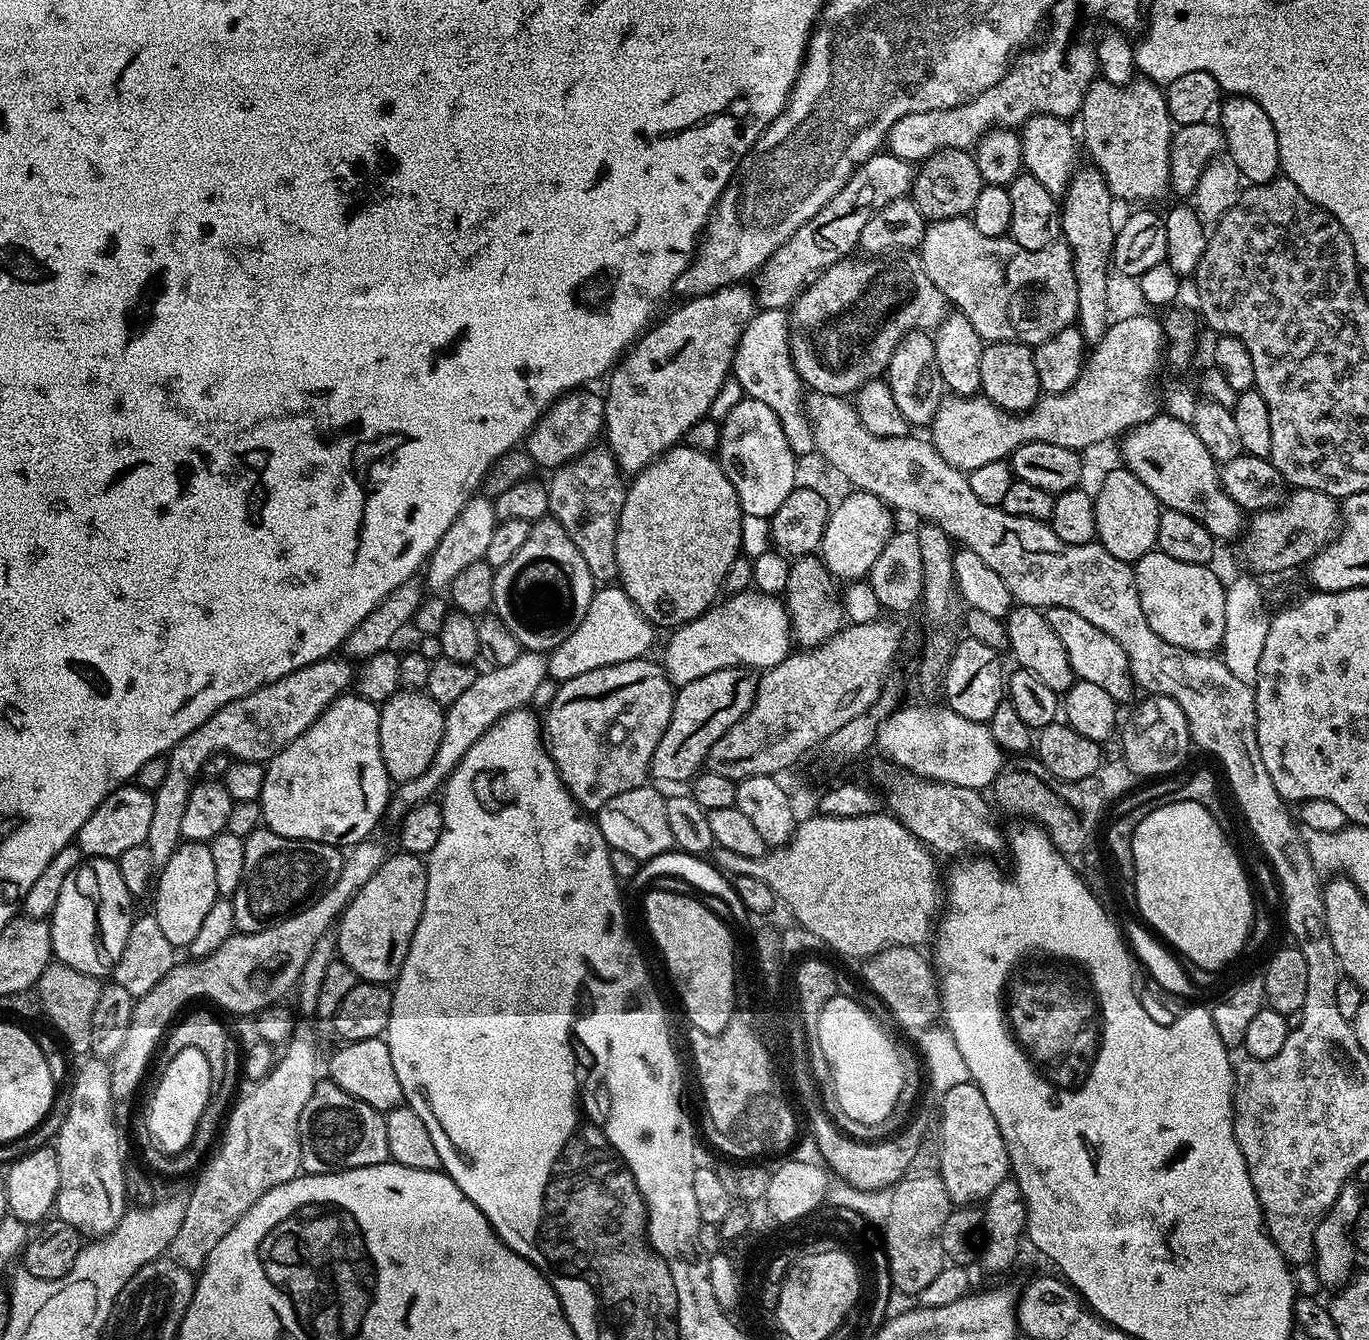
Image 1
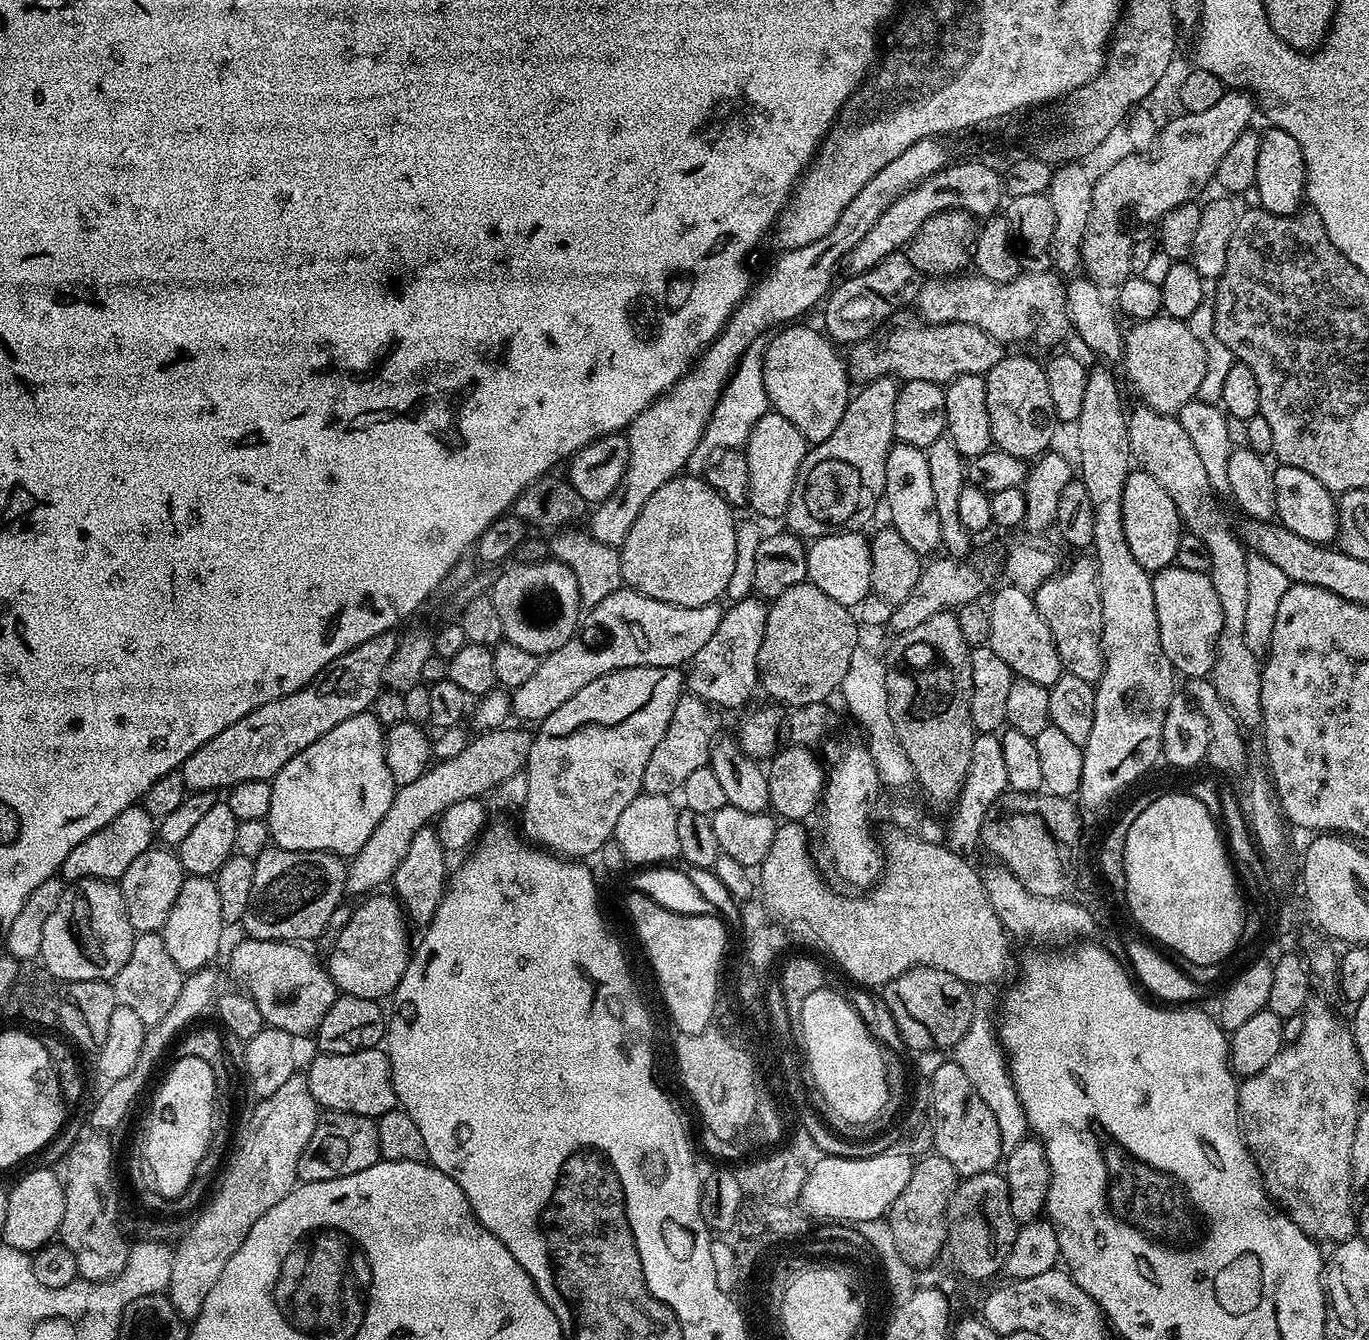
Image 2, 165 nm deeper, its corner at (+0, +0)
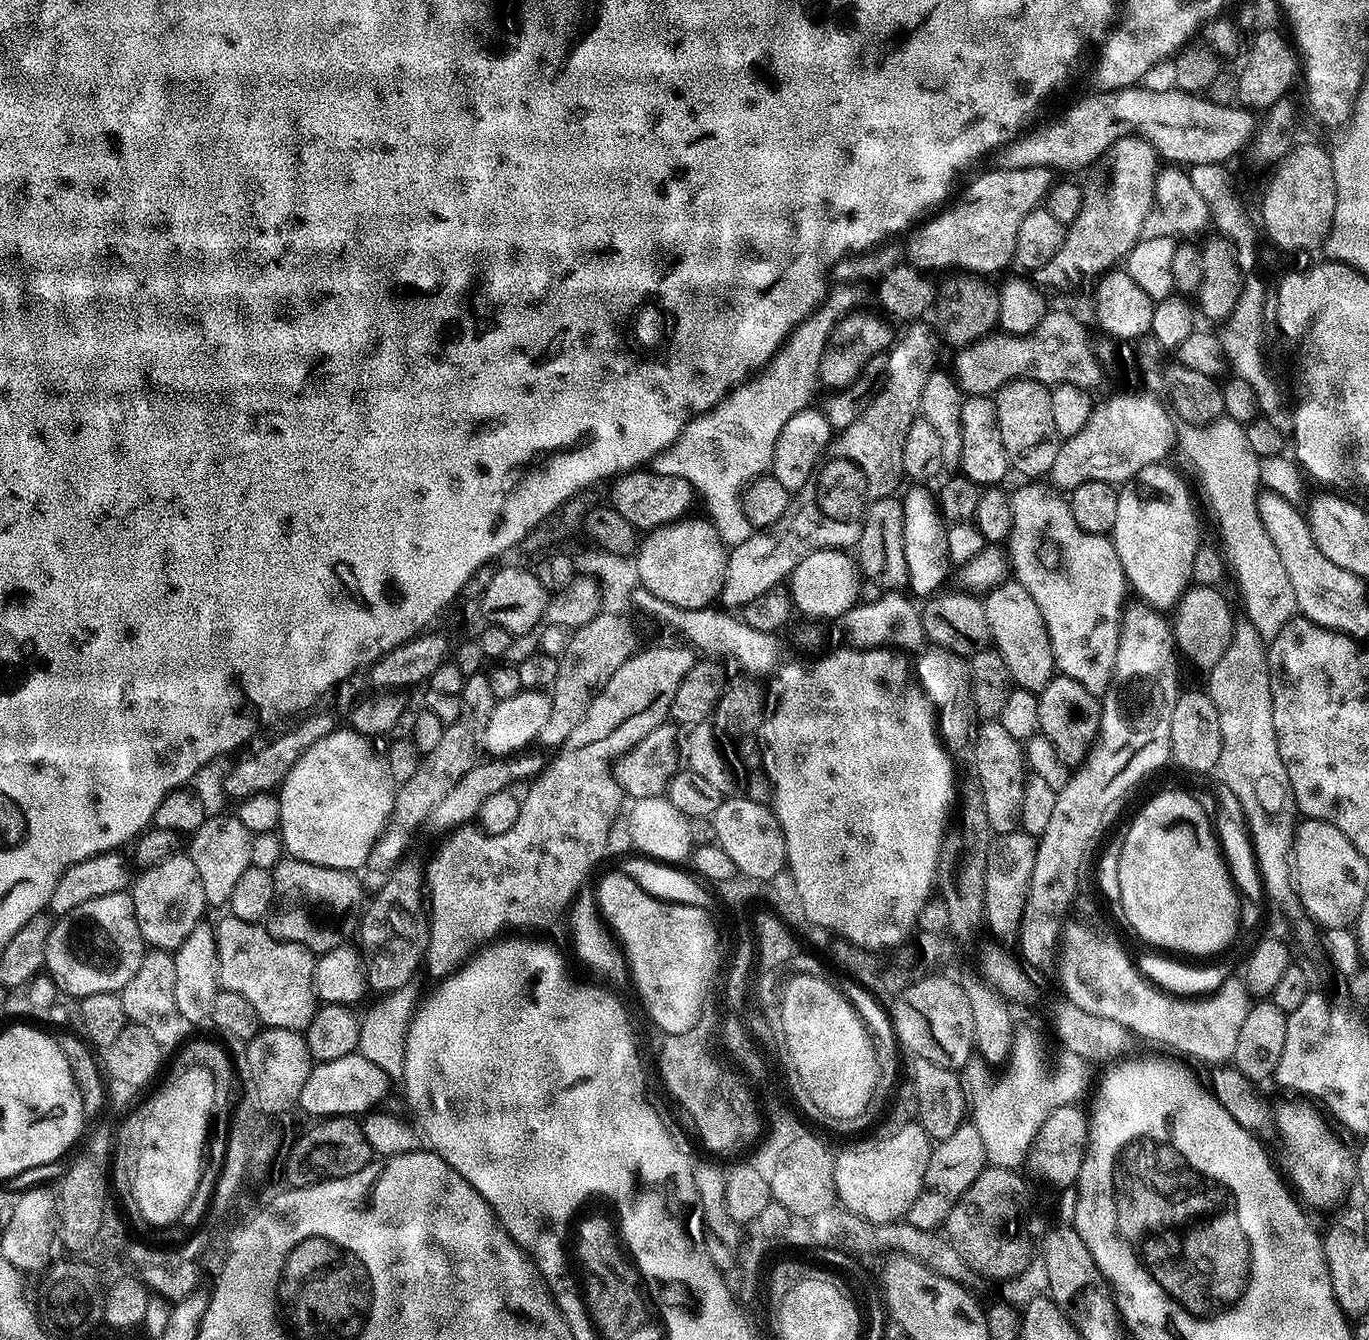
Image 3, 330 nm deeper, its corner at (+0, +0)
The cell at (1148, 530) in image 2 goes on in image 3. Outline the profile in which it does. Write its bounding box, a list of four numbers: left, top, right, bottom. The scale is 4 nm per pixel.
[1110,462,1202,610]

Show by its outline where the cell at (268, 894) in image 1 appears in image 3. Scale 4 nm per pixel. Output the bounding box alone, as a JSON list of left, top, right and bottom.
[266,858,366,954]

